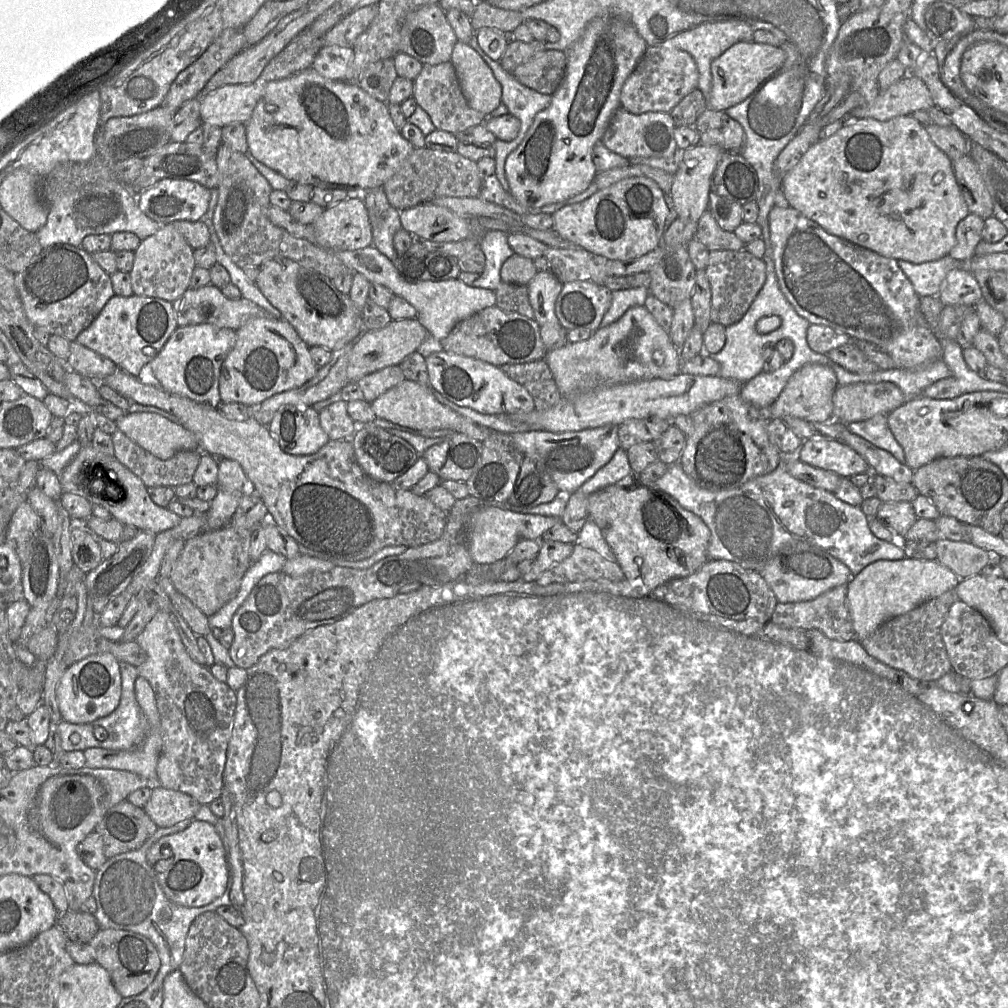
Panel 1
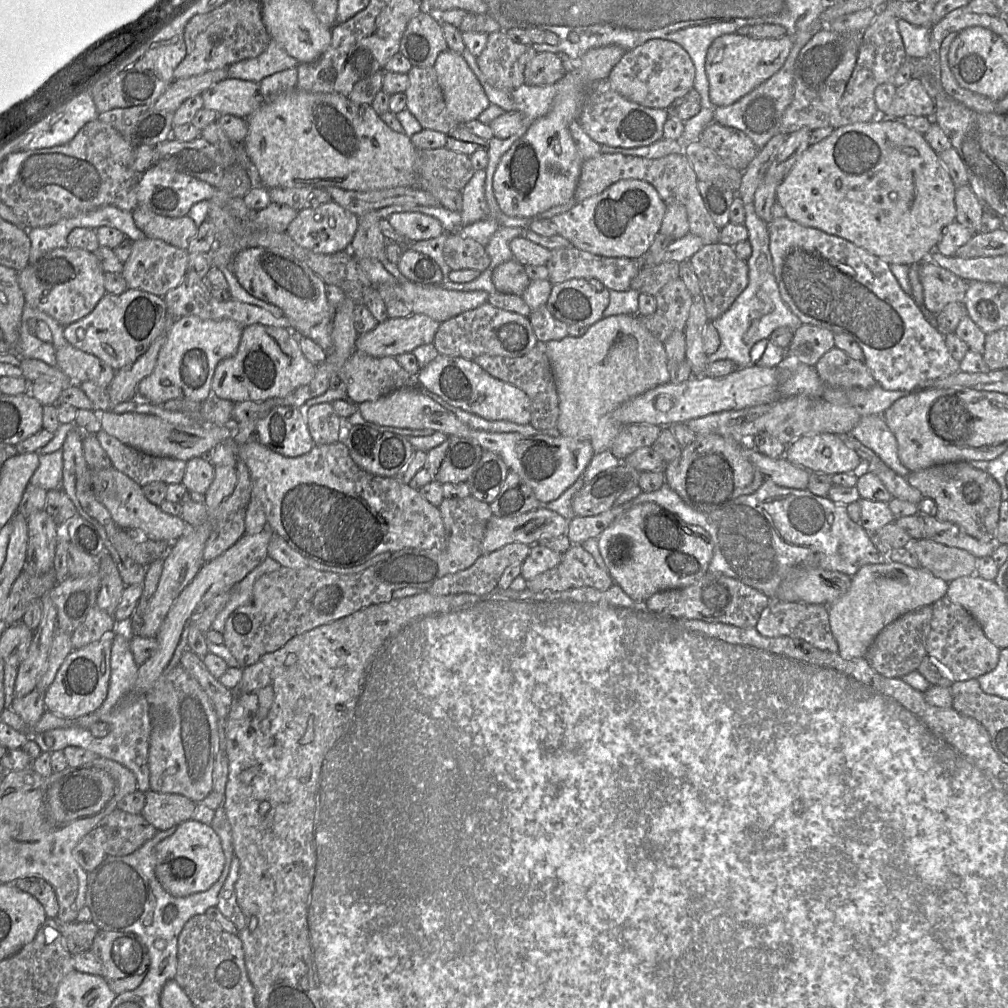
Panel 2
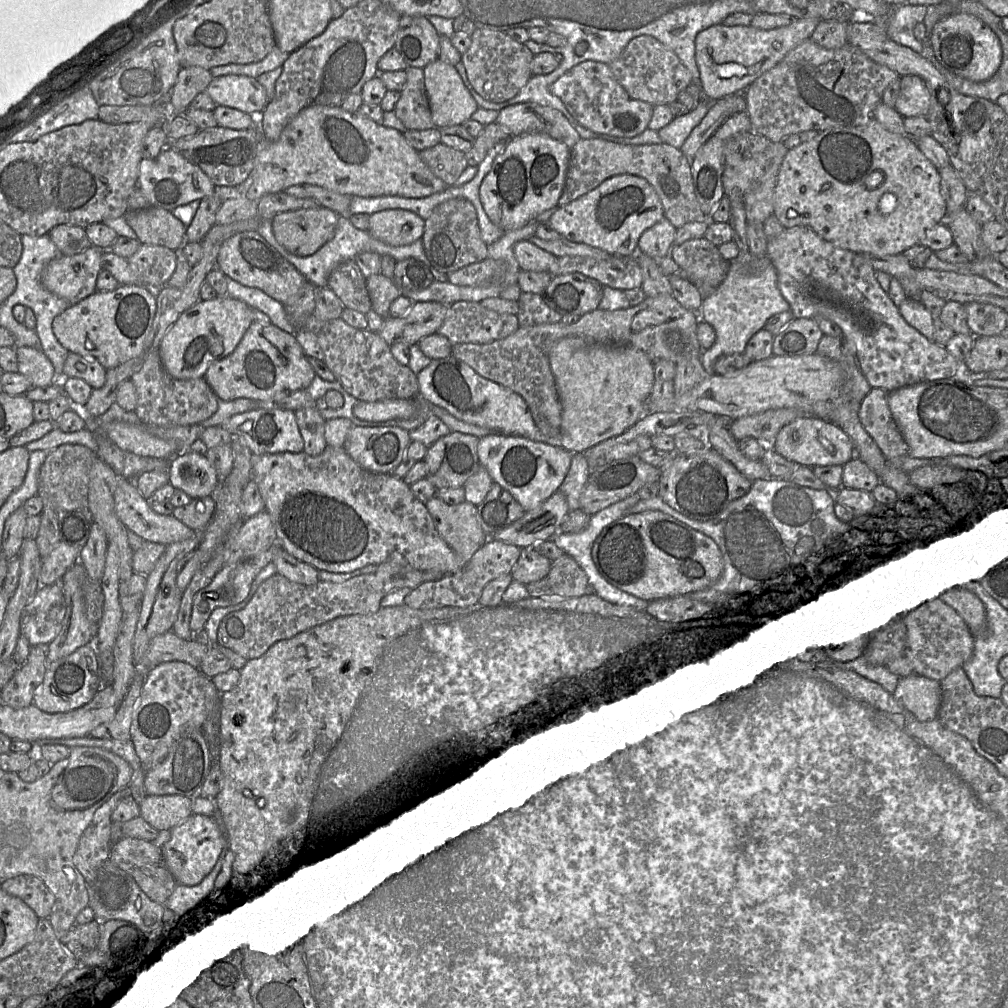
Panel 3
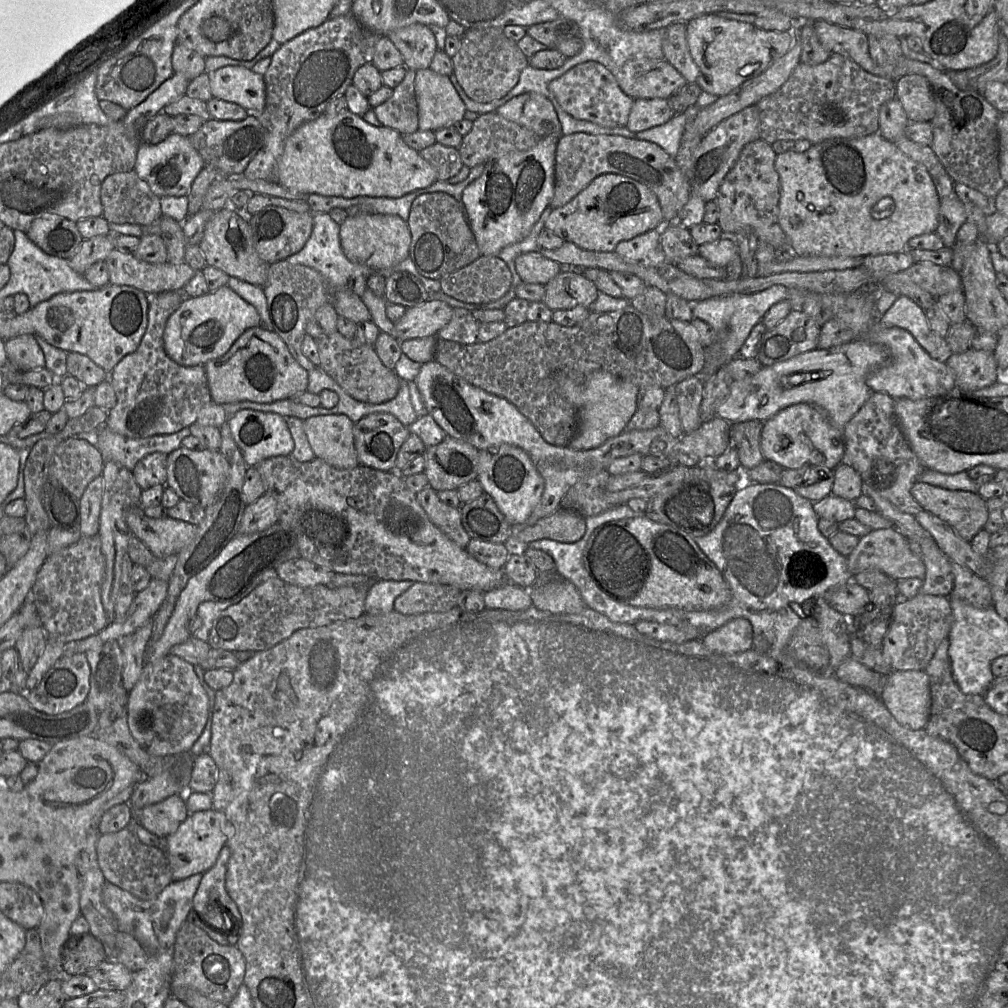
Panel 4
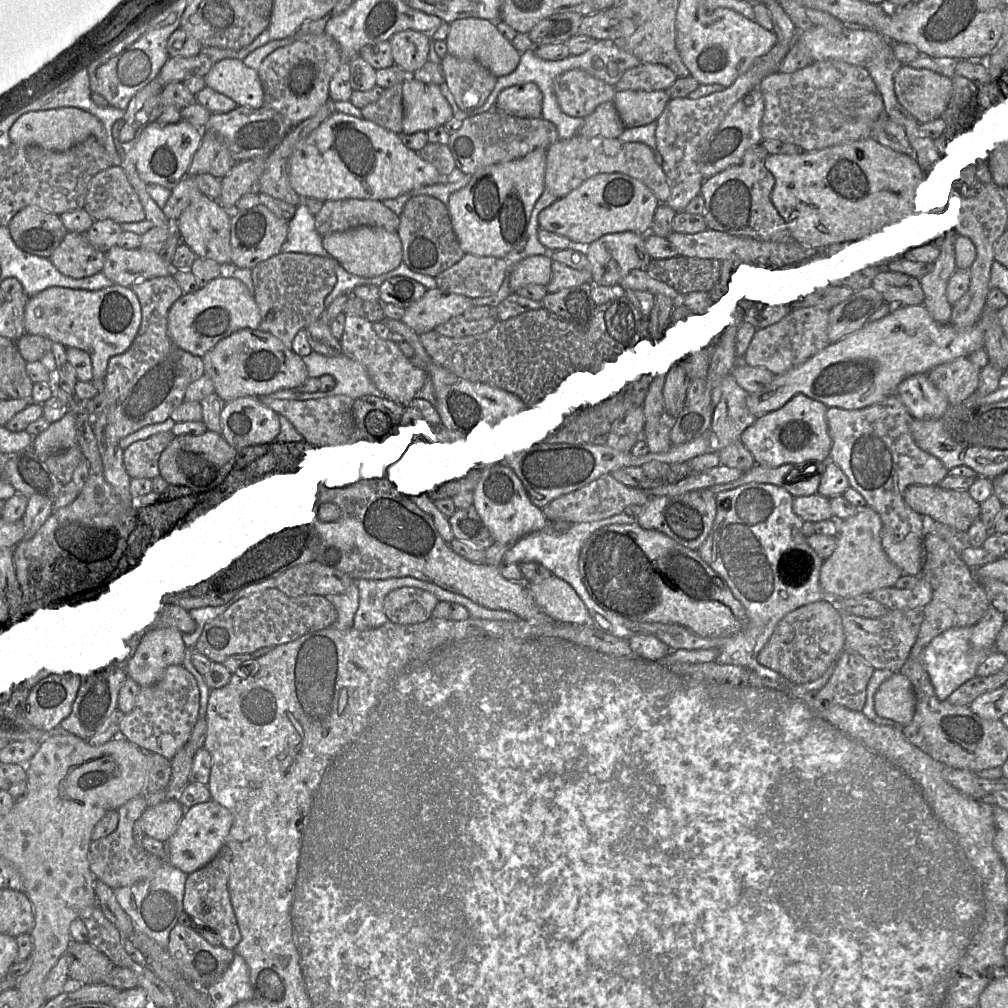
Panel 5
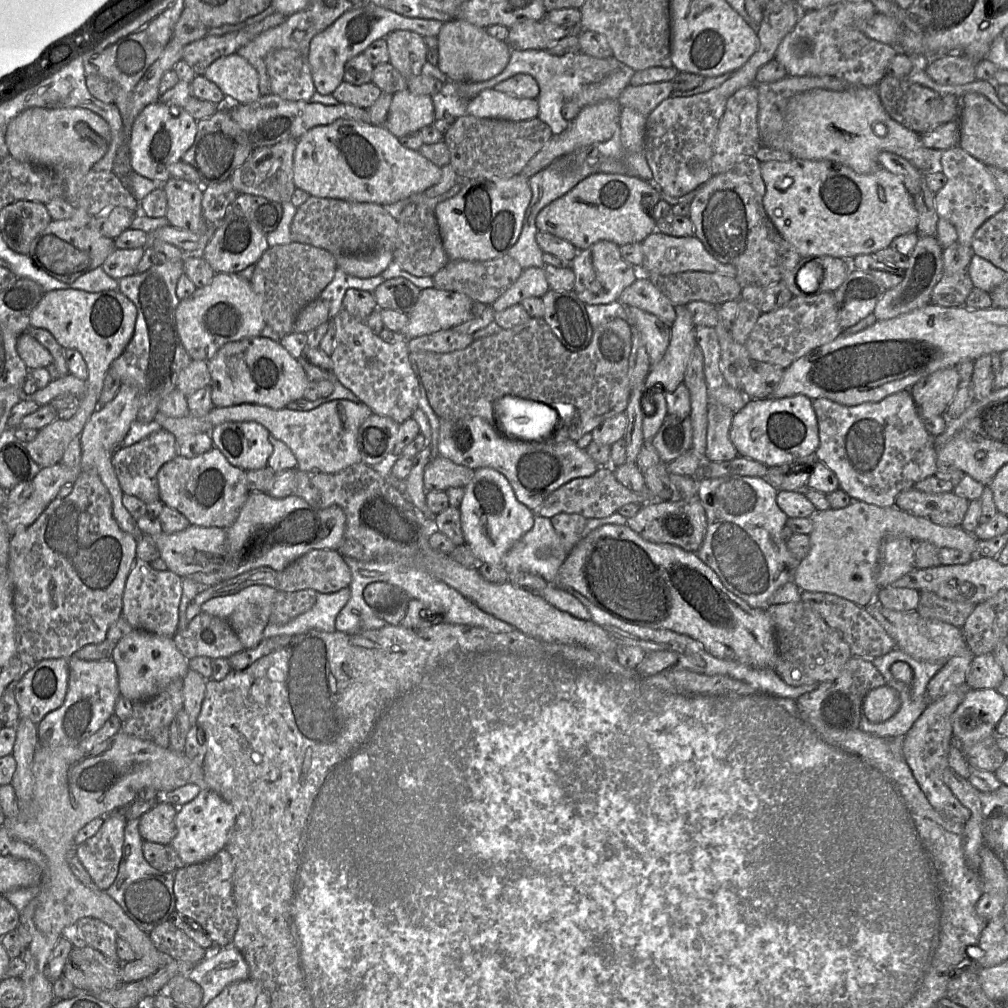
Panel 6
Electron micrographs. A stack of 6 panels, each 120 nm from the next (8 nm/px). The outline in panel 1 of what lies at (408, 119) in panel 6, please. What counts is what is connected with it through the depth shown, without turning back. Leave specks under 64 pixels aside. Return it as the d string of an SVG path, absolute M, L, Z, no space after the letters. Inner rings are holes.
M458 41L452 51L452 63L468 105L485 115L502 102L502 87L492 70L468 43Z

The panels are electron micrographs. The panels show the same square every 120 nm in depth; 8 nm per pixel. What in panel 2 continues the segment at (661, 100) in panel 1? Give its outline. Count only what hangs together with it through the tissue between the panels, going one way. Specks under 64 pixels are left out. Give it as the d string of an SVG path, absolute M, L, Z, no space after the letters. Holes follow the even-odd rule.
M650 39L627 51L608 77L612 88L627 100L649 108L667 109L678 97L694 87L695 66L679 44Z

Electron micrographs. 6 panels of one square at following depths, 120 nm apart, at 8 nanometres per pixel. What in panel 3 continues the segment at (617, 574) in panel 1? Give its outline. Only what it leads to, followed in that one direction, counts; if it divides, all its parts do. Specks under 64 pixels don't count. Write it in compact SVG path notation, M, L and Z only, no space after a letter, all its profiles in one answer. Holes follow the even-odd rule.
M567 554L552 561L549 573L526 588L531 597L580 597L595 593L584 570Z

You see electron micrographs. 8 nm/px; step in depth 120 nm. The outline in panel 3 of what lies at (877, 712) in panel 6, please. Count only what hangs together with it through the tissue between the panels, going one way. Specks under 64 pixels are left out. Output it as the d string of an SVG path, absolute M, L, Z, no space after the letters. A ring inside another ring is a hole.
M914 673L899 679L893 695L919 721L938 718L942 699L941 682Z

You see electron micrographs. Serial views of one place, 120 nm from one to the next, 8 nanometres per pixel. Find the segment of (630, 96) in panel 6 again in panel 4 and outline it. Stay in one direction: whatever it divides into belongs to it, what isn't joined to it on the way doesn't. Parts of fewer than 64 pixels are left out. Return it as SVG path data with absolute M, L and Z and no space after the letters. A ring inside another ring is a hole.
M635 99L625 127L632 132L640 132L662 125L673 116L668 99Z

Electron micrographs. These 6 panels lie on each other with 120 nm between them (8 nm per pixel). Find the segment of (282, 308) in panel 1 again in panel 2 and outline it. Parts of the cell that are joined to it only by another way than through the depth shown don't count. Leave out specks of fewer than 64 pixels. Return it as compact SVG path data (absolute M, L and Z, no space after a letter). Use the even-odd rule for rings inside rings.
M280 248L245 249L233 257L230 271L249 294L279 307L297 336L300 330L334 319L335 309L328 303L325 282L307 264Z

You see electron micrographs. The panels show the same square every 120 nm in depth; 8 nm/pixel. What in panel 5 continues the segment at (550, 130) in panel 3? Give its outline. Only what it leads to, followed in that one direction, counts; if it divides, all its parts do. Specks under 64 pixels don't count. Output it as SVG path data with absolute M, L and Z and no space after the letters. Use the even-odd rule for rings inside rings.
M534 82L514 85L498 95L496 109L524 118L542 117L543 94Z

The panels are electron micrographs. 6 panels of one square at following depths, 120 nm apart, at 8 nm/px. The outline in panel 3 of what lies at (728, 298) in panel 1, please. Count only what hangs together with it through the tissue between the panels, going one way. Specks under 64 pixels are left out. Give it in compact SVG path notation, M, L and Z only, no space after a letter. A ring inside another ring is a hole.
M704 237L674 245L669 254L703 298L720 287L731 267L730 261L720 254L718 246Z

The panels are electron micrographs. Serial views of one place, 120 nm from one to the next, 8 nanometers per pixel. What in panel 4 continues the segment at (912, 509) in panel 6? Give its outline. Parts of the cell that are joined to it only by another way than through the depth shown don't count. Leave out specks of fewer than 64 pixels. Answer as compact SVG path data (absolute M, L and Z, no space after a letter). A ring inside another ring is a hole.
M916 481L911 495L923 510L945 521L968 542L987 522L987 500L977 492L949 490Z

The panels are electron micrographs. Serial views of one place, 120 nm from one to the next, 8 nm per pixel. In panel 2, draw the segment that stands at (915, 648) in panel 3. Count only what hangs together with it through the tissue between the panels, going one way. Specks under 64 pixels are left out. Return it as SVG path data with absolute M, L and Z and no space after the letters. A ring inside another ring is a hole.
M943 597L933 603L932 608L927 656L945 677L954 682L977 679L997 666L1001 649L987 638L980 624L964 607Z

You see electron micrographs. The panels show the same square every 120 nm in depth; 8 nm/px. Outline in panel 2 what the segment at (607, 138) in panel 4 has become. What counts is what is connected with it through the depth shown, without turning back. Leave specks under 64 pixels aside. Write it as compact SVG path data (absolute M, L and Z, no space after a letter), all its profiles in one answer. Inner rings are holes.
M600 153L585 159L573 197L574 206L581 201L601 193L613 183L621 179L639 179L650 183L658 191L664 202L679 202L687 211L689 232L699 236L705 244L719 242L720 228L714 223L707 211L697 187L698 178L688 158L684 153L669 154L667 156L649 159L620 153Z

